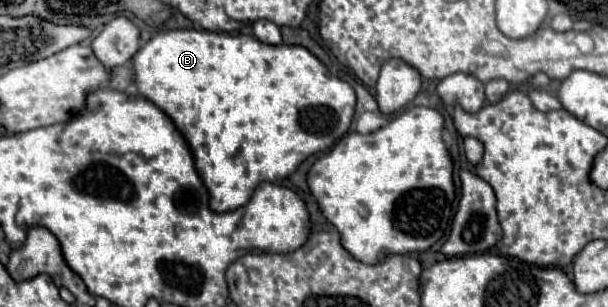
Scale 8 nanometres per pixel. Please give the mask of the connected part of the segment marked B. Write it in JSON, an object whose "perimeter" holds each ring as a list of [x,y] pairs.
{"perimeter":[[[175,29],[175,31],[157,33],[135,53],[133,69],[135,69],[135,81],[137,81],[139,95],[149,99],[153,105],[157,105],[175,123],[179,133],[185,137],[185,141],[187,141],[187,145],[193,153],[193,159],[195,159],[197,175],[201,177],[203,185],[209,191],[209,207],[217,213],[233,211],[233,209],[241,207],[243,203],[247,203],[247,199],[251,199],[251,195],[253,195],[253,191],[259,183],[285,179],[309,155],[327,151],[335,141],[339,141],[349,131],[349,125],[351,125],[351,119],[353,119],[353,113],[355,113],[355,91],[353,91],[353,87],[349,83],[333,77],[327,71],[327,67],[313,53],[309,53],[305,47],[299,47],[299,45],[267,45],[267,43],[261,43],[255,37],[249,37],[249,35],[227,35],[227,33],[195,31],[195,29]]]}

